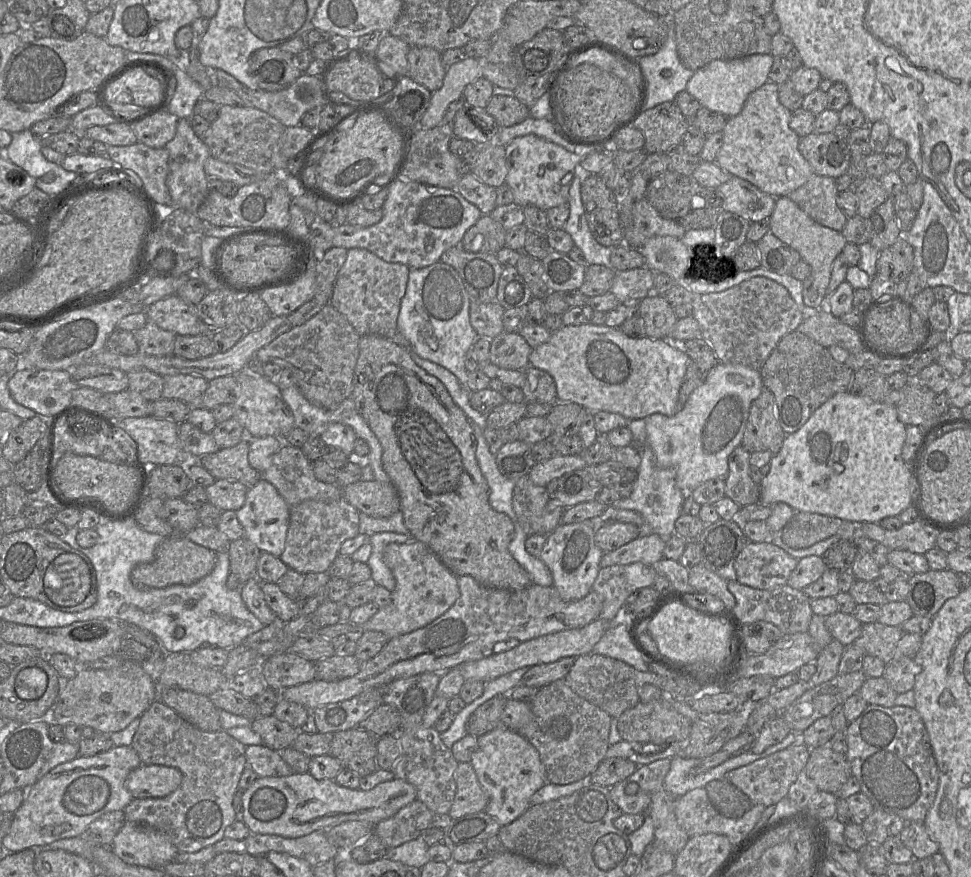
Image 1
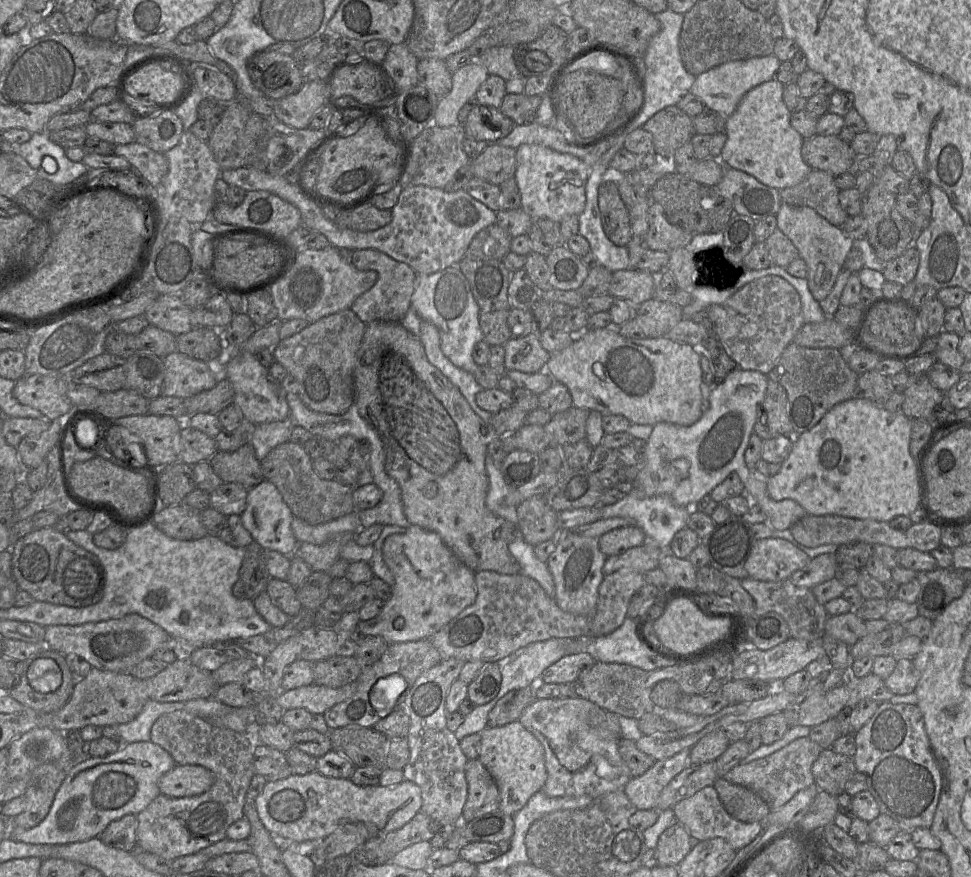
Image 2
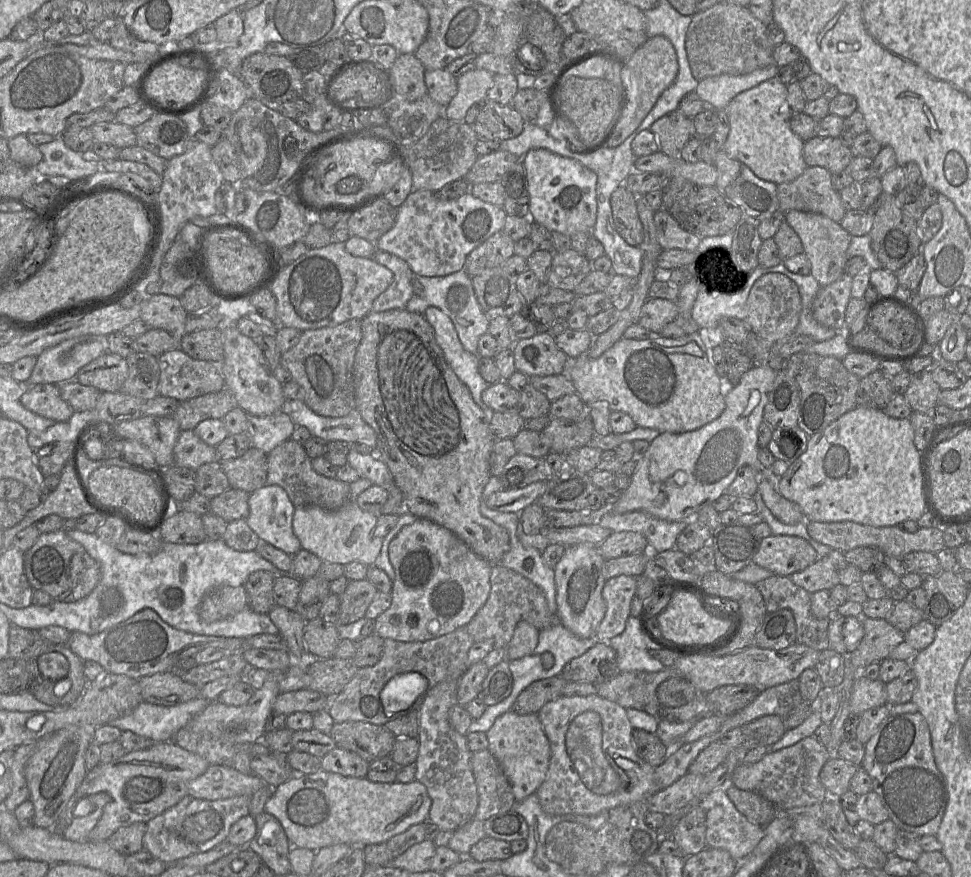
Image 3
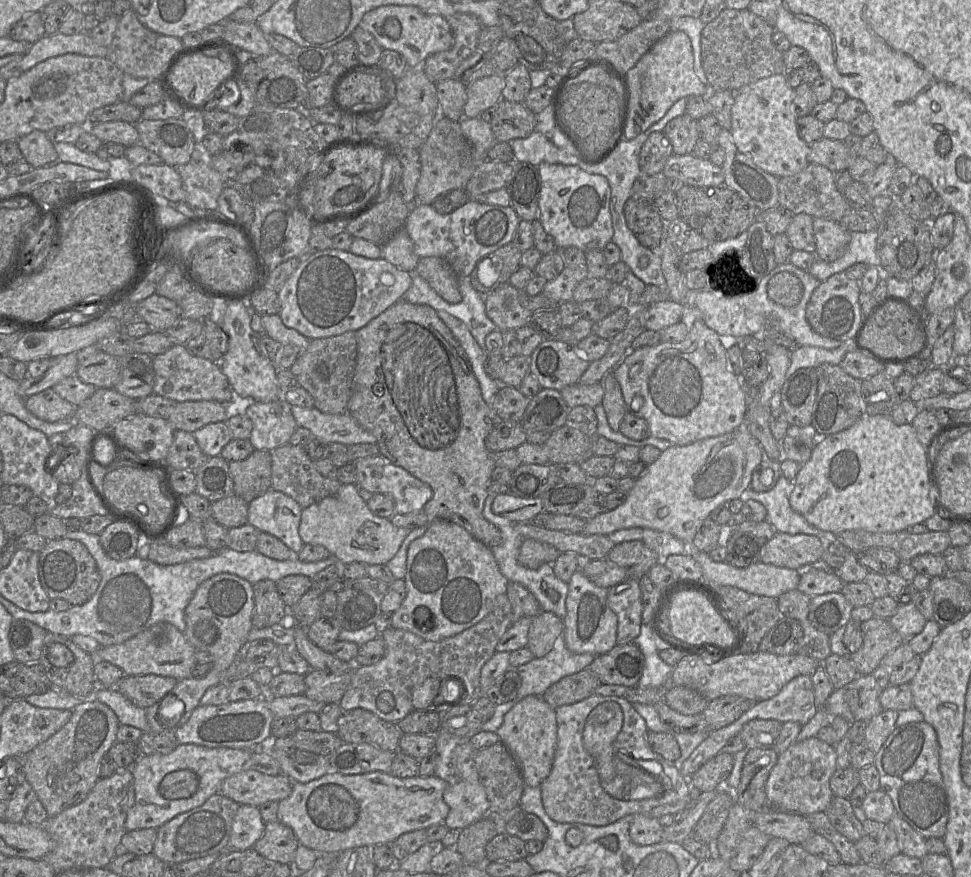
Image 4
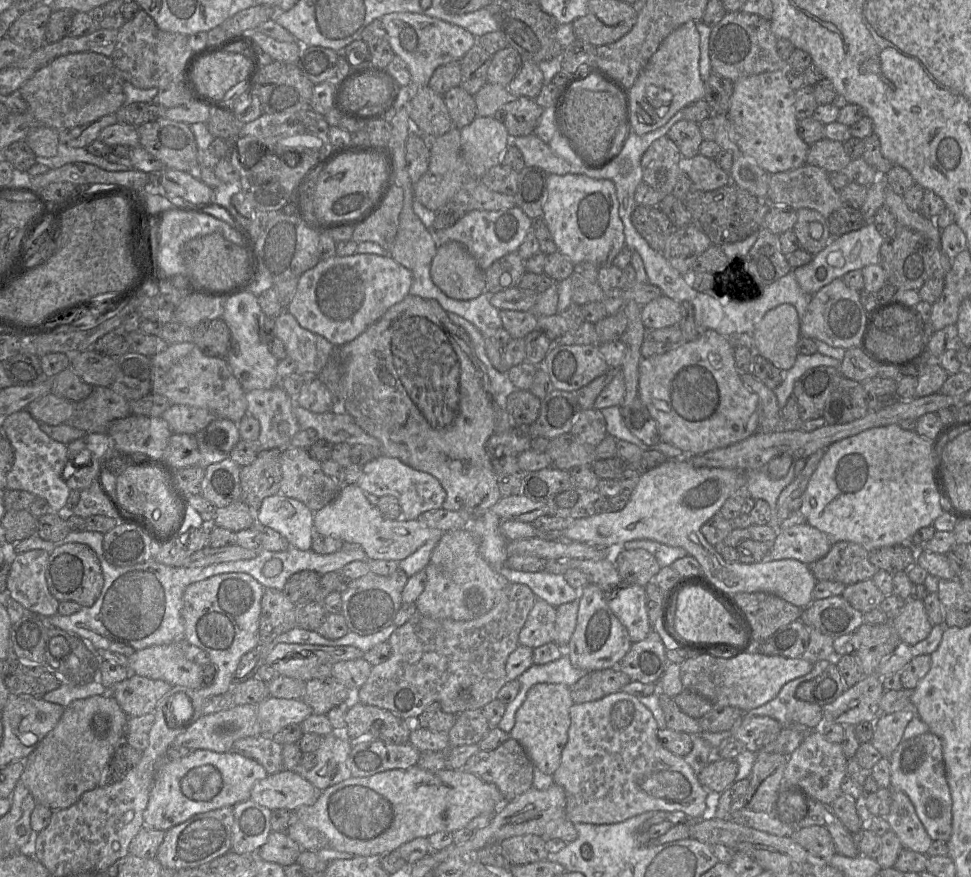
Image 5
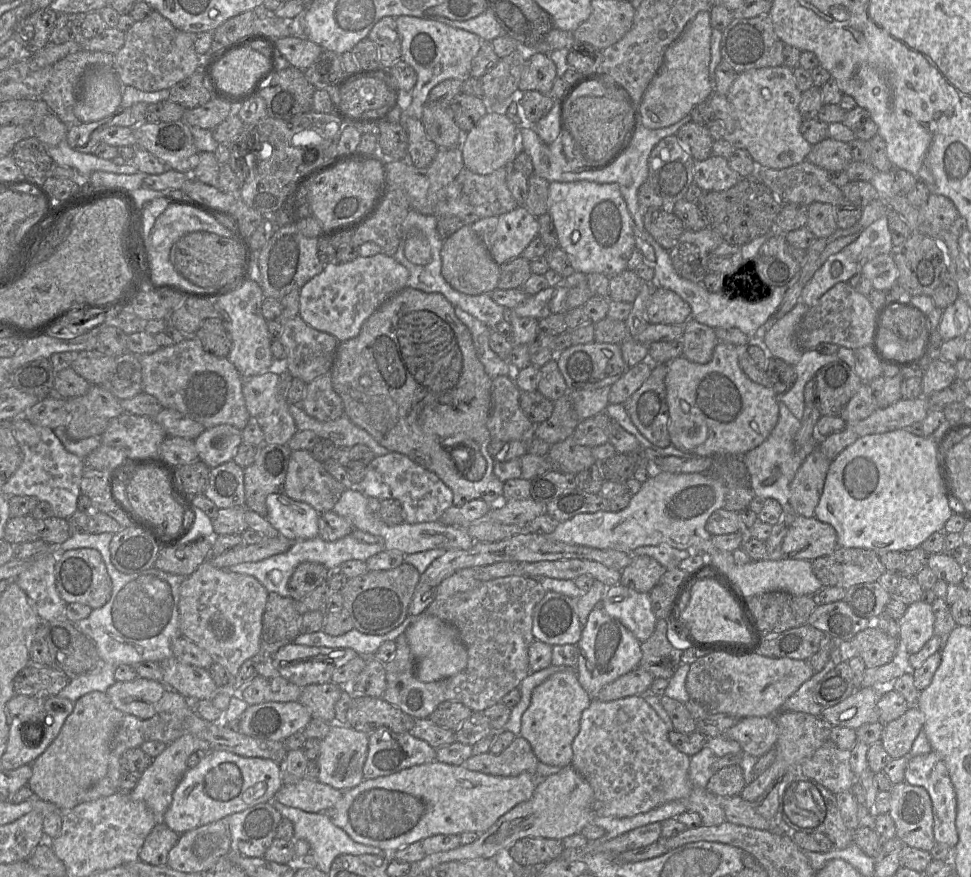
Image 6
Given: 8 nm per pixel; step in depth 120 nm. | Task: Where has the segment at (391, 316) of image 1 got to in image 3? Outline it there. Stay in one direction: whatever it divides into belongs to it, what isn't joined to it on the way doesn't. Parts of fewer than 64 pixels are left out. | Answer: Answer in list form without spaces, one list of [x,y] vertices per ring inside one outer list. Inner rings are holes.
[[[376,250],[372,259],[393,273],[392,283],[376,298],[372,312],[405,309],[414,296],[414,273],[410,266],[401,258],[381,250]]]

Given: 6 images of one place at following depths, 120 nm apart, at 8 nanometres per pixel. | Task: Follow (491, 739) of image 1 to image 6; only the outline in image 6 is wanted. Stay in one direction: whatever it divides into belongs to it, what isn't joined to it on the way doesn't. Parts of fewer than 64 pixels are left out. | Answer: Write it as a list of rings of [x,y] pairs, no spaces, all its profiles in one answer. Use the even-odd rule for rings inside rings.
[[[567,669],[551,675],[534,688],[531,703],[522,715],[520,736],[526,739],[539,762],[564,768],[571,765],[572,743],[580,731],[583,711],[592,697],[581,686],[576,669]]]

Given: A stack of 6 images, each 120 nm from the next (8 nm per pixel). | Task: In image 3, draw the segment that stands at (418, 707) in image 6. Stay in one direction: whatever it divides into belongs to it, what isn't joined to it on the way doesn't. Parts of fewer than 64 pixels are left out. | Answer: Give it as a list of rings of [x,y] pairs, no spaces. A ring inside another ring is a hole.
[[[465,626],[427,641],[405,642],[386,638],[384,652],[378,663],[357,670],[344,689],[331,699],[328,706],[329,714],[335,723],[361,721],[385,725],[397,718],[395,715],[386,715],[380,697],[381,691],[393,677],[417,672],[428,680],[429,688],[447,680],[448,677],[462,677],[469,668],[468,652],[474,643]]]

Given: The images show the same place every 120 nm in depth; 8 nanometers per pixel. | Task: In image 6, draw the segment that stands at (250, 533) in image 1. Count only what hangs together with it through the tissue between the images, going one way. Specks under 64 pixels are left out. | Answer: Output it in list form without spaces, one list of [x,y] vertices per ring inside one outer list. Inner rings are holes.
[[[275,492],[266,497],[266,506],[266,519],[284,537],[297,541],[318,536],[319,513],[309,504]]]

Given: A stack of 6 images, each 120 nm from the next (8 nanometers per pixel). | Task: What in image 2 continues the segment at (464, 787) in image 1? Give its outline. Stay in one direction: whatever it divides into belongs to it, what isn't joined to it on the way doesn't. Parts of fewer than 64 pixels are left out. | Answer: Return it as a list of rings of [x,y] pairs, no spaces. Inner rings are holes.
[[[478,759],[468,760],[464,771],[468,794],[461,821],[470,821],[499,810],[500,793],[484,765]]]

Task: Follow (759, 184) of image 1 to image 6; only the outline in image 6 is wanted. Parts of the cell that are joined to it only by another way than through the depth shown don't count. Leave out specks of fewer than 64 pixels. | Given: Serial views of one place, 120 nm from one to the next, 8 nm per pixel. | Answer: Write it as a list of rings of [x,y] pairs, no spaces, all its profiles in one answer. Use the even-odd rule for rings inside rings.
[[[786,66],[738,73],[727,95],[734,112],[734,129],[726,138],[736,149],[746,150],[757,168],[783,169],[806,160],[813,145],[801,133],[801,96],[793,69]]]

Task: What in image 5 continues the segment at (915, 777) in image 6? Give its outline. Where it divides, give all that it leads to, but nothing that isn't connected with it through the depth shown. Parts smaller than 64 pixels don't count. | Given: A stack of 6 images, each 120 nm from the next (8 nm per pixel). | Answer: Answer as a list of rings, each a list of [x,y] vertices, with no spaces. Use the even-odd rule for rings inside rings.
[[[930,731],[903,739],[888,759],[890,788],[908,796],[932,840],[947,842],[952,833],[952,798],[945,773],[942,740]]]

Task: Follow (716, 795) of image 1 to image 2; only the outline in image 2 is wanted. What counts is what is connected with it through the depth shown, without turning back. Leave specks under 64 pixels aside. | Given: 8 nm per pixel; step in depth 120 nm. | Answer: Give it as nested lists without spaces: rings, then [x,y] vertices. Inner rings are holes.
[[[718,777],[713,784],[718,797],[733,818],[744,822],[764,822],[771,810],[766,802],[750,789]]]

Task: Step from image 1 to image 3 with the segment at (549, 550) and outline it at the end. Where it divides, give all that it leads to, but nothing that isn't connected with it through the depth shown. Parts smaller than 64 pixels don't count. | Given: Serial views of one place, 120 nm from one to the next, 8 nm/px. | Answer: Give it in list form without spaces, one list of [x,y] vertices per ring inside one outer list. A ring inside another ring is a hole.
[[[577,544],[566,546],[562,558],[553,569],[558,621],[580,638],[595,637],[606,613],[607,606],[602,595],[605,584],[604,563],[598,546]]]

